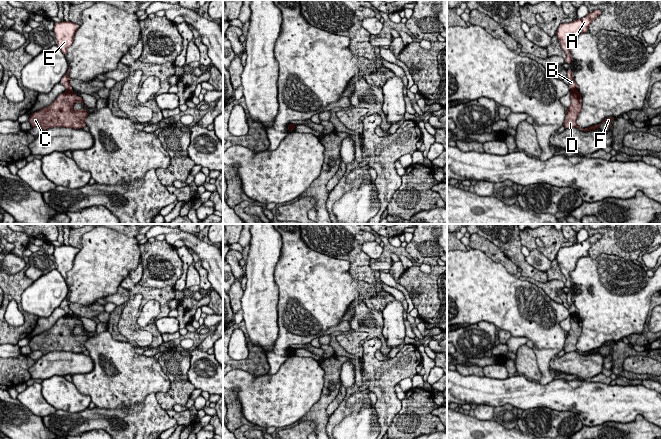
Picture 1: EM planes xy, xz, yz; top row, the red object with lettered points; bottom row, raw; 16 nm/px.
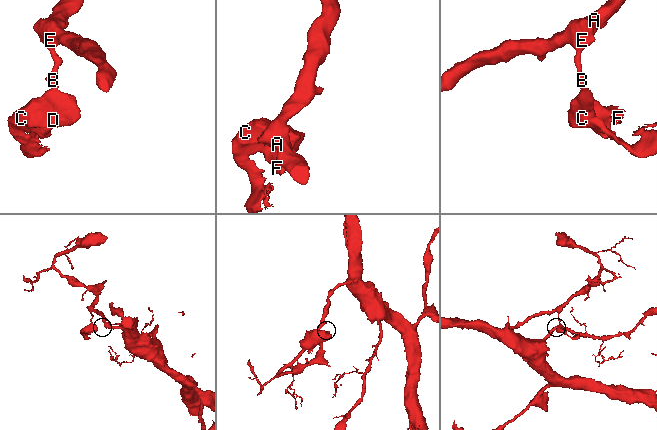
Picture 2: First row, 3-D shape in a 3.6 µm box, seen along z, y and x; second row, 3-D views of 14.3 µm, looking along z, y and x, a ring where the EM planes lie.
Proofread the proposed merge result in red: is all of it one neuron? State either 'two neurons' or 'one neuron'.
two neurons

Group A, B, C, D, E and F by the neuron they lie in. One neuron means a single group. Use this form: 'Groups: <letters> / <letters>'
Groups: A B E / C D F

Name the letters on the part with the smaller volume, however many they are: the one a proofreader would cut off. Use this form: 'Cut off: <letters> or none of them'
Cut off: C, D, F

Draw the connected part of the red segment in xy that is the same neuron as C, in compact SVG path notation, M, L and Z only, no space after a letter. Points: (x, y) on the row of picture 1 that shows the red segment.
M66 91L60 94L49 106L30 114L29 123L31 127L41 127L43 131L53 127L66 127L82 129L86 126L85 118L89 113L84 110L73 110L76 102L86 105L80 96Z

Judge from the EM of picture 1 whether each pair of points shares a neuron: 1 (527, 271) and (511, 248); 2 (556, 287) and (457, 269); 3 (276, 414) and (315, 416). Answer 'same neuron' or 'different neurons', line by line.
1: same neuron
2: different neurons
3: different neurons

